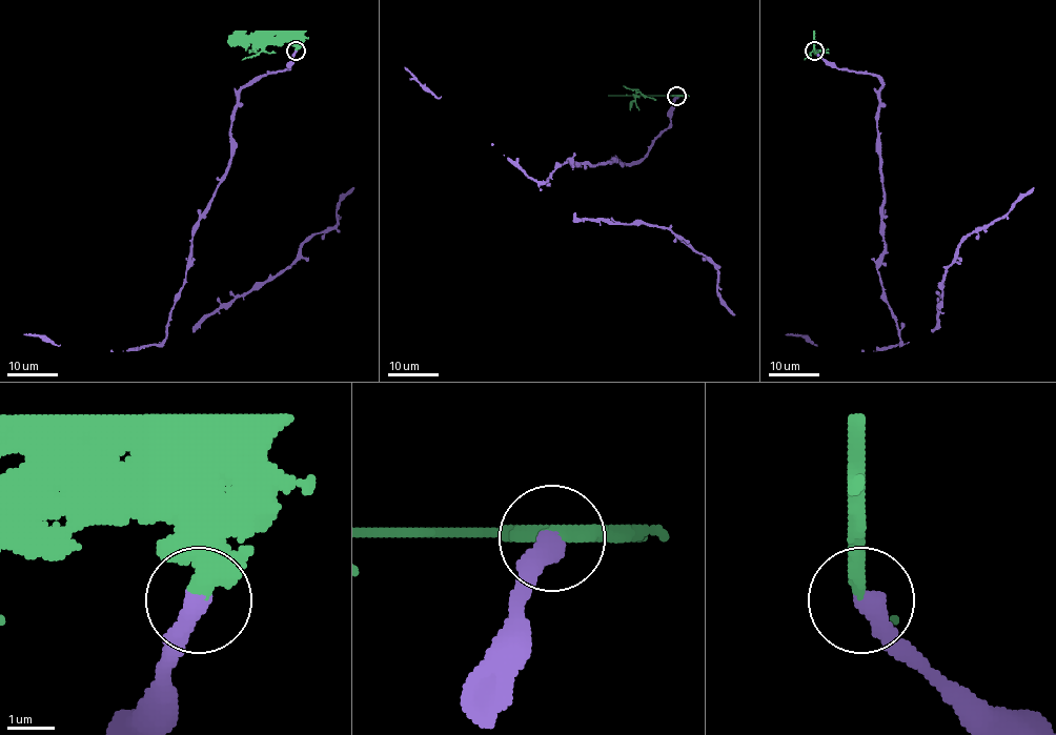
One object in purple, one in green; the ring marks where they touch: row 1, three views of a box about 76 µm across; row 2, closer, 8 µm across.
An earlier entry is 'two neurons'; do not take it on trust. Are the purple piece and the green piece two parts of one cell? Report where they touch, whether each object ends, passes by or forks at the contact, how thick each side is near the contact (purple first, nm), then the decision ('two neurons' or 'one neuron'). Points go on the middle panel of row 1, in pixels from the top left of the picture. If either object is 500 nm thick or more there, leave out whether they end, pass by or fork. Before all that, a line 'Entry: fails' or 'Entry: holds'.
Entry: holds
at (676, 96); purple ends there; green ends there; 460 nm thick on the purple side, 440 nm on the other; two neurons

